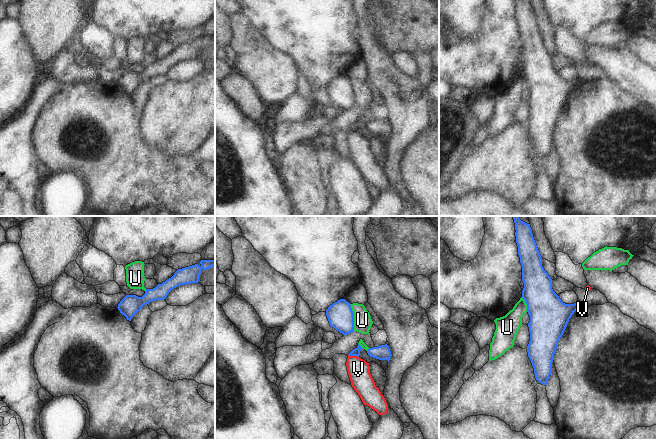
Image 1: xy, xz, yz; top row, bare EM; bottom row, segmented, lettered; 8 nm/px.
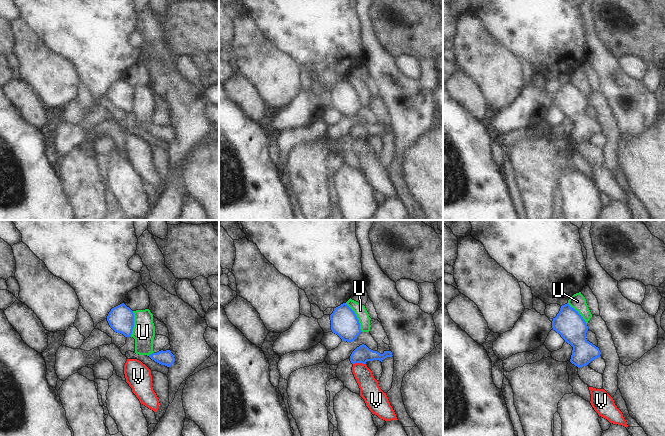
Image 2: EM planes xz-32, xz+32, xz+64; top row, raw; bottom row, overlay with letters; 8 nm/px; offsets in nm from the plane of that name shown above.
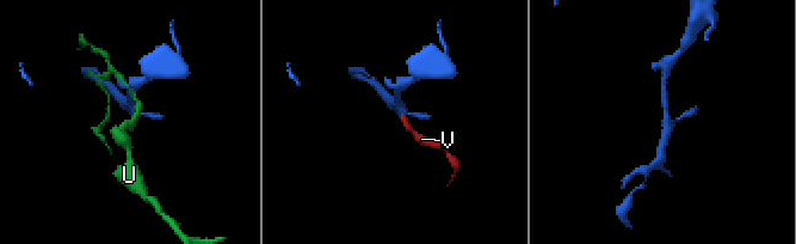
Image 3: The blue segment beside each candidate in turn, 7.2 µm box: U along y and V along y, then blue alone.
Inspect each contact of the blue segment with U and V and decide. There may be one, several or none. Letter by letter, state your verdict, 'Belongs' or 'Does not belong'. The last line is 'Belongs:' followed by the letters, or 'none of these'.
U: Does not belong
V: Does not belong
Belongs: none of these.

